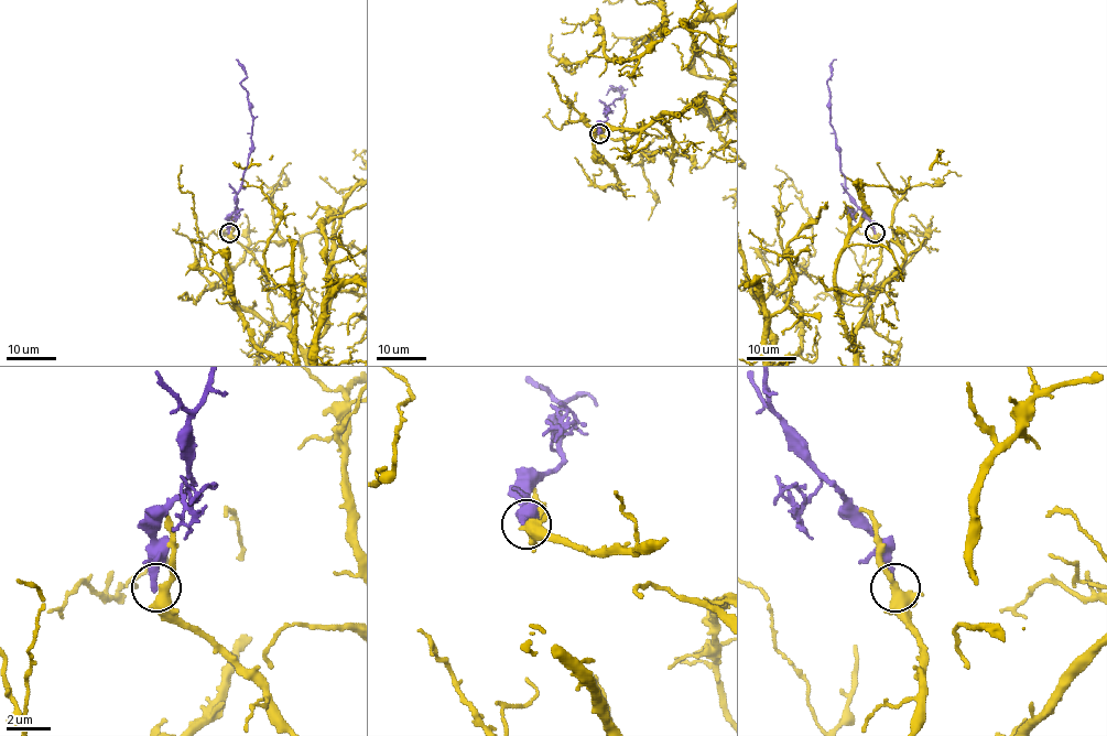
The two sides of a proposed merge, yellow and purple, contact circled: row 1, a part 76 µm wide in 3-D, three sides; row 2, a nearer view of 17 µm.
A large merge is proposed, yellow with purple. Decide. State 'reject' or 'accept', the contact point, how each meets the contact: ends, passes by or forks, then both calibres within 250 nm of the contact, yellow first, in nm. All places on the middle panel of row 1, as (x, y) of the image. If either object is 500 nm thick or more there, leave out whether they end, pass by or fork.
reject; at (599, 133); yellow forks there; purple ends there; 360 nm thick on the yellow side, 300 nm on the other

